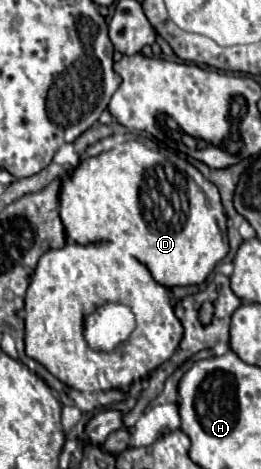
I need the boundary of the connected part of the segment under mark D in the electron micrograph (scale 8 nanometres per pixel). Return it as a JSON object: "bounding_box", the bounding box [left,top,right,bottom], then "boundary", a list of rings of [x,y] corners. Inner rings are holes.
{"bounding_box":[60,133,228,289],"boundary":[[[126,133],[91,146],[98,147],[98,155],[82,159],[80,165],[62,181],[60,219],[66,235],[80,245],[104,241],[124,245],[130,255],[148,267],[154,281],[166,289],[176,285],[200,285],[228,253],[226,215],[218,189],[188,161],[176,159],[172,165],[158,153],[158,145],[150,139]]]}

